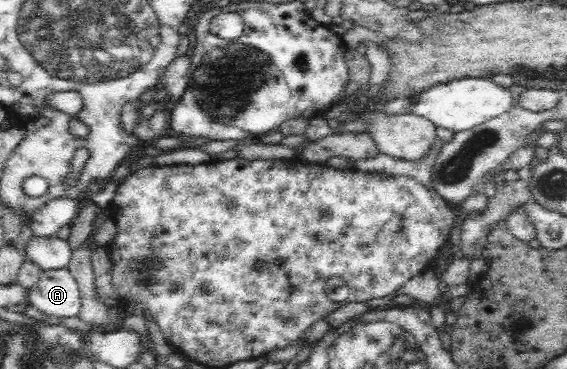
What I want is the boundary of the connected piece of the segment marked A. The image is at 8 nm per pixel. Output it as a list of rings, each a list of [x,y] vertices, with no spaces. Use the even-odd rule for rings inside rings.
[[[68,268],[42,270],[37,285],[27,290],[30,305],[47,317],[75,317],[80,312],[78,283]]]

